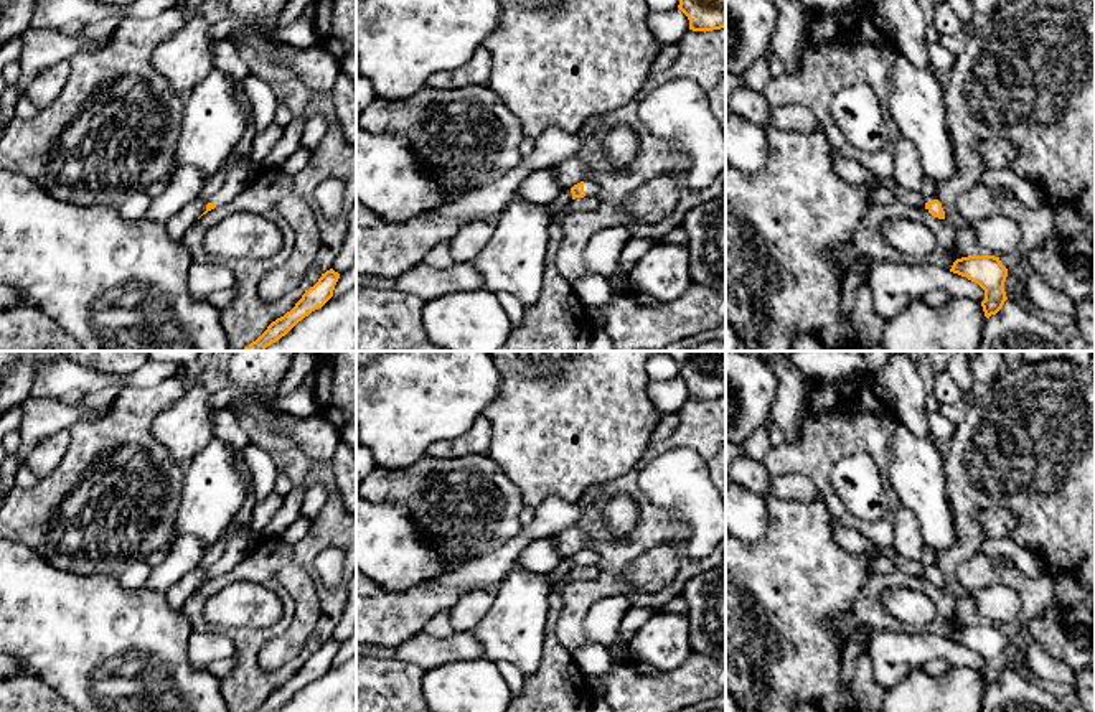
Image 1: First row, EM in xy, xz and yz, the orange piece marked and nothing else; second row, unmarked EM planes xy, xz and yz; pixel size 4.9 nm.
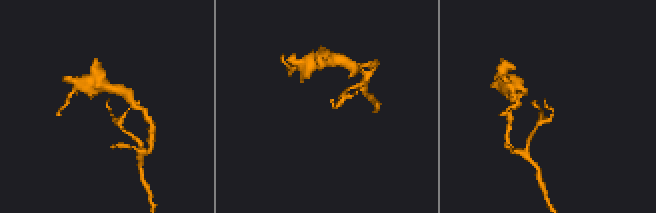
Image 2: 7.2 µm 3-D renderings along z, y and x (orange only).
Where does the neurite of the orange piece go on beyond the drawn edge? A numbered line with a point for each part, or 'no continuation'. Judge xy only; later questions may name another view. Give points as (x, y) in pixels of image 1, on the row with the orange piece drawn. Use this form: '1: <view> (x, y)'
1: xy (241, 170)

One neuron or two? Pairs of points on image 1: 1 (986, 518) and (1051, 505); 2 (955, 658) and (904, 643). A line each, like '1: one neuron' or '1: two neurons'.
1: two neurons
2: one neuron

